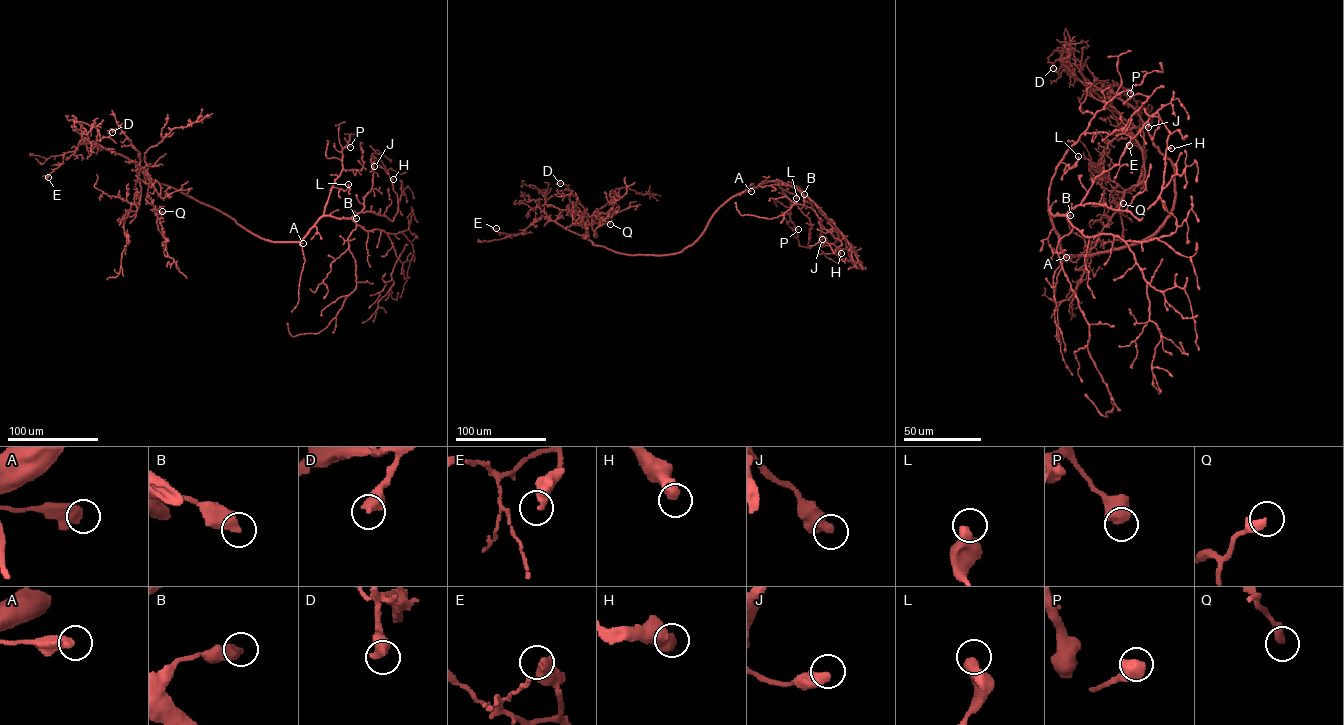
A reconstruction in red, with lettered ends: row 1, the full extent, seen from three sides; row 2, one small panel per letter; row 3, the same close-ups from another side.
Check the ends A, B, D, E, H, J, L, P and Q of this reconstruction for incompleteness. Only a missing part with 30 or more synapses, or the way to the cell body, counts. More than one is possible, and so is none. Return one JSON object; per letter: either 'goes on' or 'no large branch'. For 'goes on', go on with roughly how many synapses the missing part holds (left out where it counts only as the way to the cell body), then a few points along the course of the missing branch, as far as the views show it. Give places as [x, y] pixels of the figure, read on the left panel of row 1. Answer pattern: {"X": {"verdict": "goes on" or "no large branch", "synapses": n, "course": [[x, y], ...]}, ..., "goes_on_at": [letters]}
{"A": {"verdict": "no large branch"}, "B": {"verdict": "no large branch"}, "D": {"verdict": "no large branch"}, "E": {"verdict": "no large branch"}, "H": {"verdict": "no large branch"}, "J": {"verdict": "no large branch"}, "L": {"verdict": "no large branch"}, "P": {"verdict": "no large branch"}, "Q": {"verdict": "no large branch"}, "goes_on_at": []}

